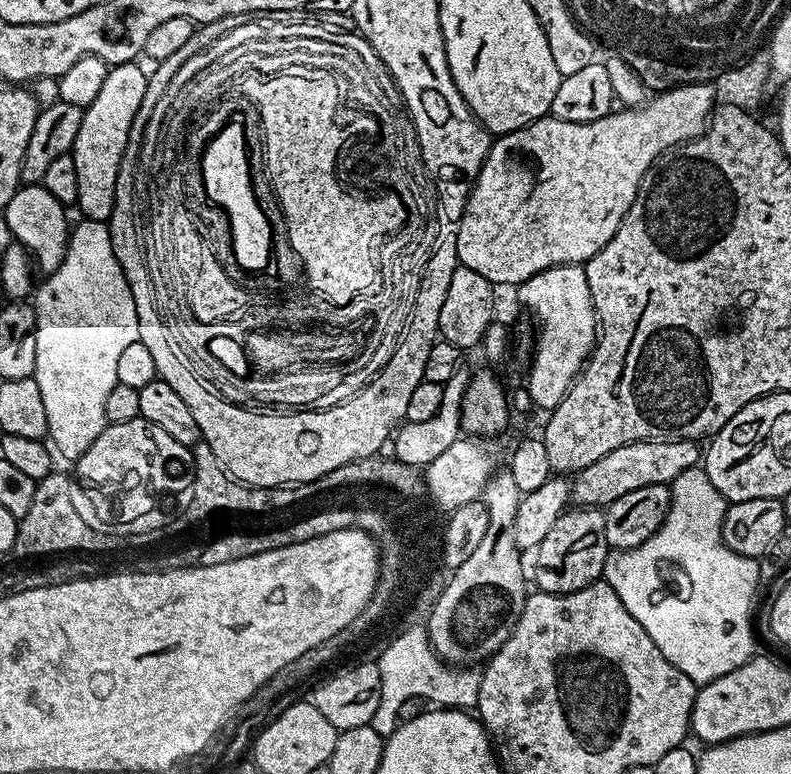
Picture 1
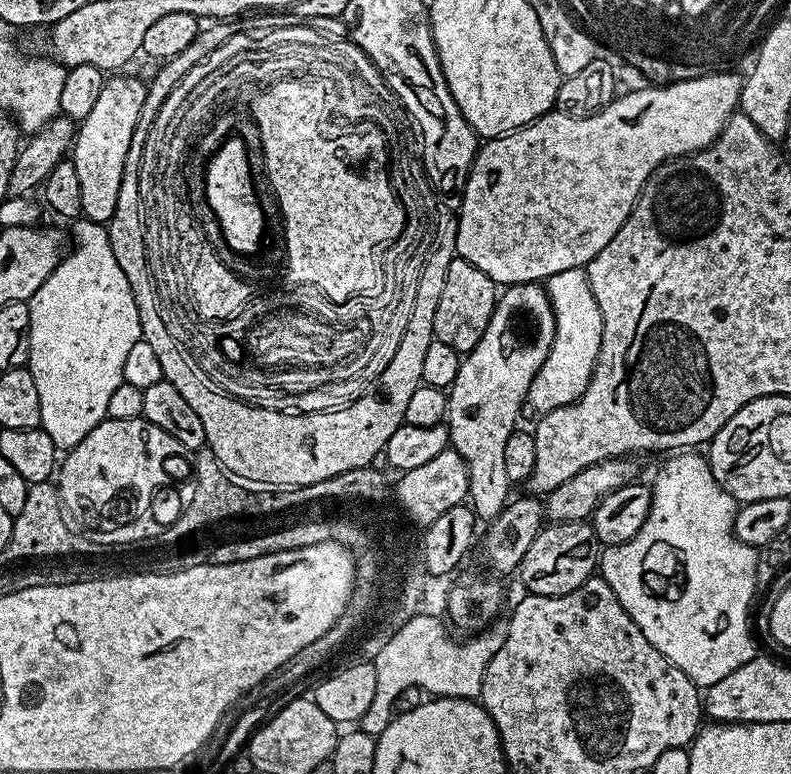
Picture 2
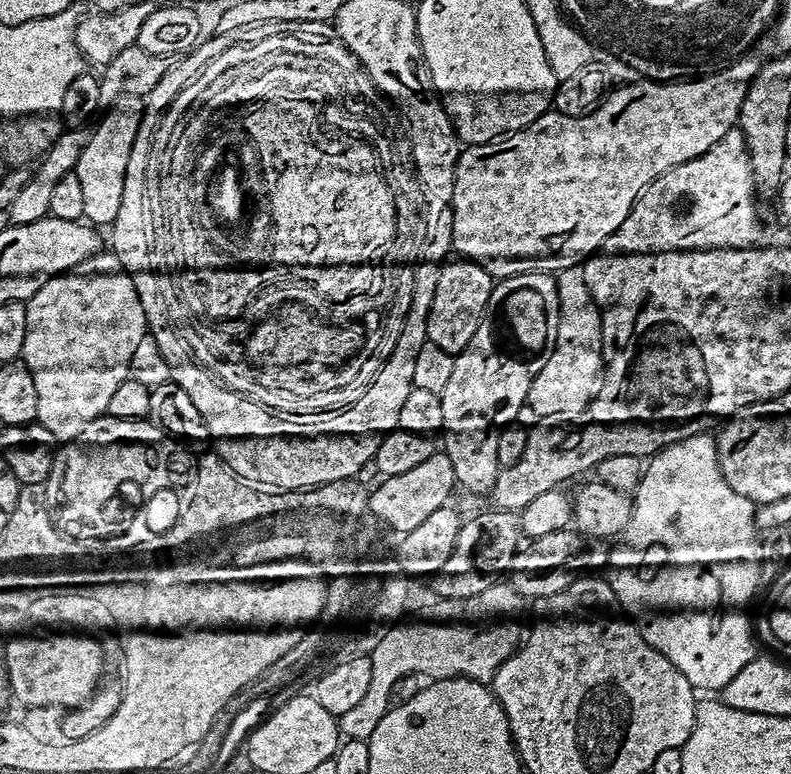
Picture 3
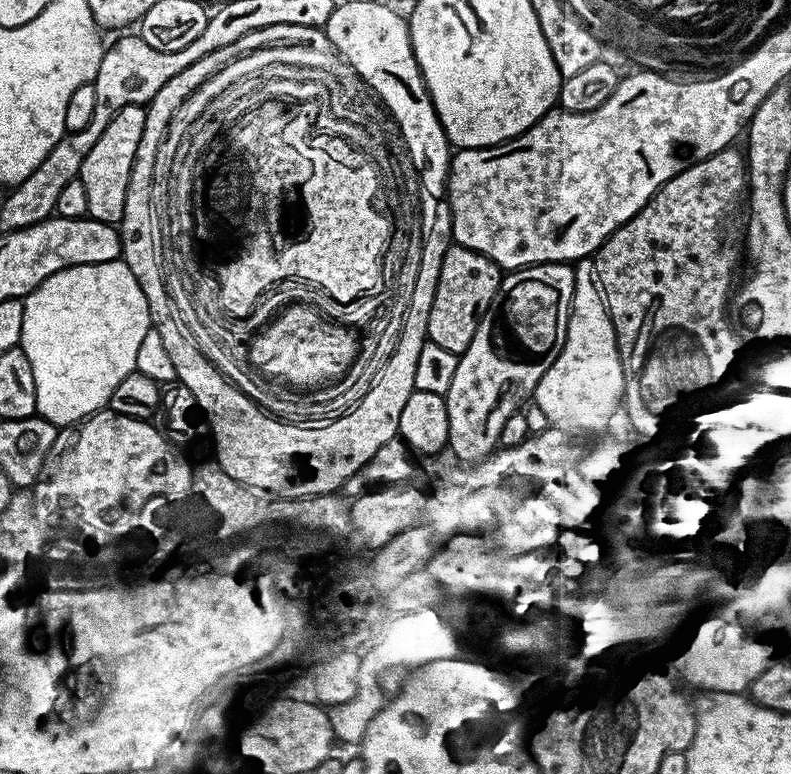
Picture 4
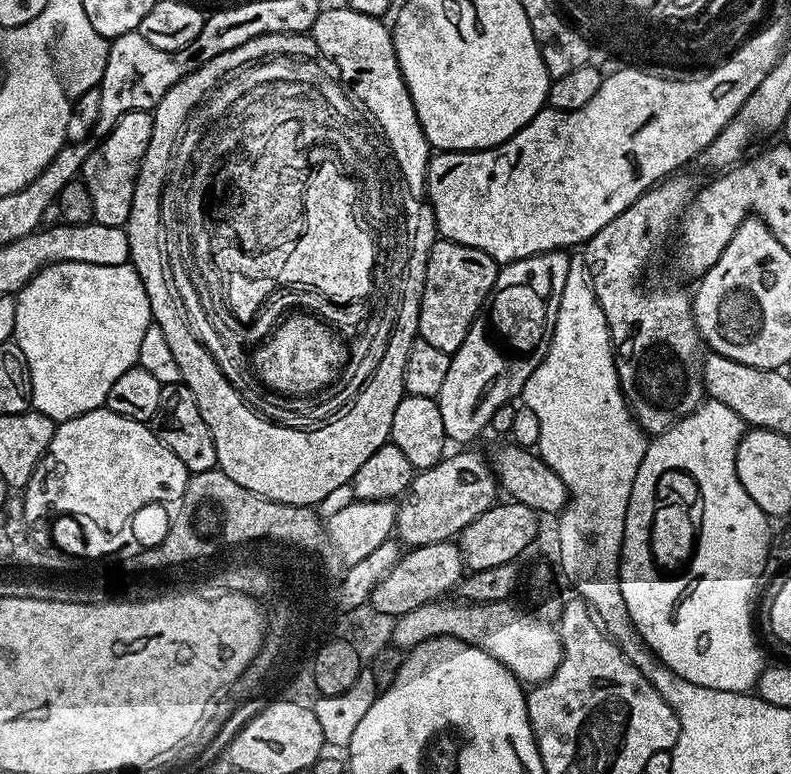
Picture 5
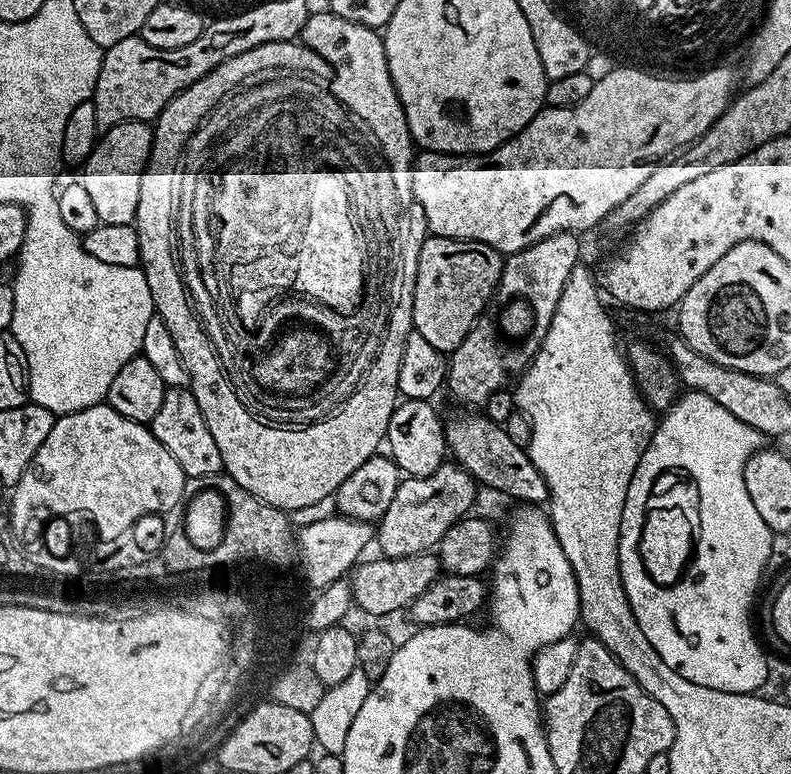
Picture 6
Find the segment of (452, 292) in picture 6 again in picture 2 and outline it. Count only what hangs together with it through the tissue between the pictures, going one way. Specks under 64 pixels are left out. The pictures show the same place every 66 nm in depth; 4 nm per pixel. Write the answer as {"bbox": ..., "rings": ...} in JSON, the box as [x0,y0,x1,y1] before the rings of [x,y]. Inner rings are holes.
{"bbox":[434,257,498,356],"rings":[[[453,257],[450,269],[447,270],[445,289],[442,290],[441,301],[434,314],[436,340],[453,347],[461,356],[472,352],[489,324],[497,295],[498,286],[488,275],[465,259]]]}

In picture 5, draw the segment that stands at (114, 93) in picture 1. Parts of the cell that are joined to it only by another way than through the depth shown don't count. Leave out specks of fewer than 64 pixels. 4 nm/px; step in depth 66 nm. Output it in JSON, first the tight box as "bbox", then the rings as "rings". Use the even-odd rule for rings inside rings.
{"bbox":[82,111,152,228],"rings":[[[147,111],[127,112],[106,134],[104,140],[99,141],[95,147],[89,151],[84,160],[82,169],[82,182],[88,188],[88,193],[92,199],[92,219],[102,226],[118,226],[124,228],[130,218],[130,206],[134,198],[134,182],[140,173],[140,163],[146,152],[146,146],[149,142],[150,130],[152,129],[152,117]]]}

